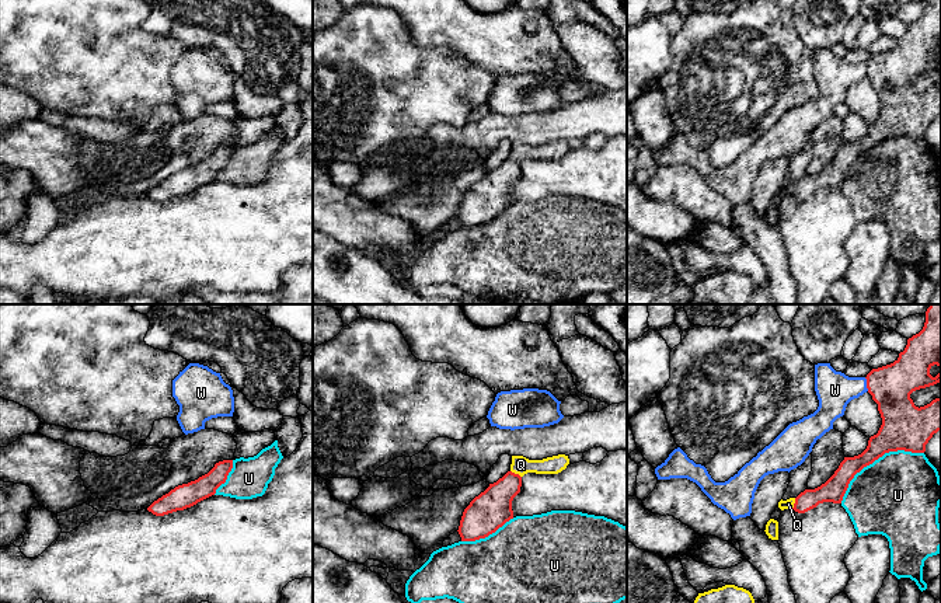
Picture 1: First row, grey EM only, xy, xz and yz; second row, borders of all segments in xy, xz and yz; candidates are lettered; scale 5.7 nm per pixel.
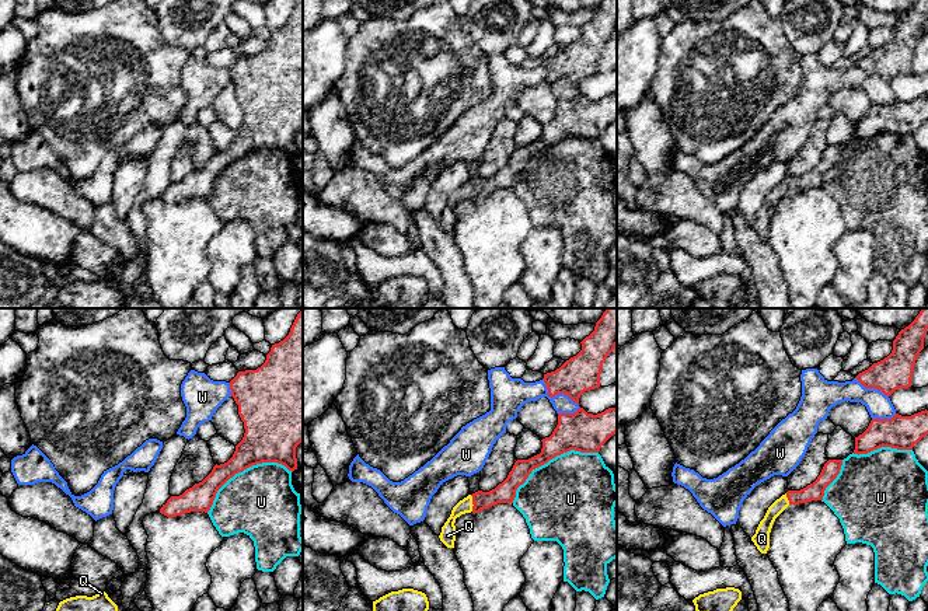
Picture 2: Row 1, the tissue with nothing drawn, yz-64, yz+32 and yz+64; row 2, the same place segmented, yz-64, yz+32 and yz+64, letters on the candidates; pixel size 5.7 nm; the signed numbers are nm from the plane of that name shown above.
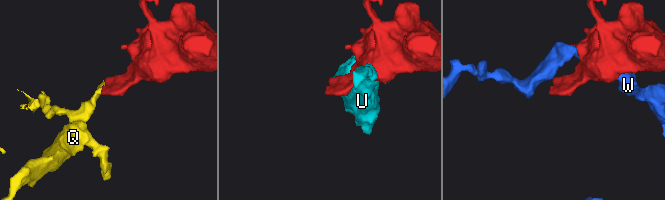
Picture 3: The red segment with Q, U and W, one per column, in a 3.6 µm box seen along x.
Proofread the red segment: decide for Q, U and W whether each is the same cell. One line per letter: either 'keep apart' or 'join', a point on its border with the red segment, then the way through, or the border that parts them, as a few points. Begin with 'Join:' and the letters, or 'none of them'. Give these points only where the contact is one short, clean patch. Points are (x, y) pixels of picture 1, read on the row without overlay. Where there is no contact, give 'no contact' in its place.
Join: Q
Q: join | xz (516, 160) | across xz (491, 195), (516, 160), (520, 150)
U: keep apart | yz (875, 145)
W: keep apart | yz (867, 70)

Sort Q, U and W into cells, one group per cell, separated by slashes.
Q / U / W

